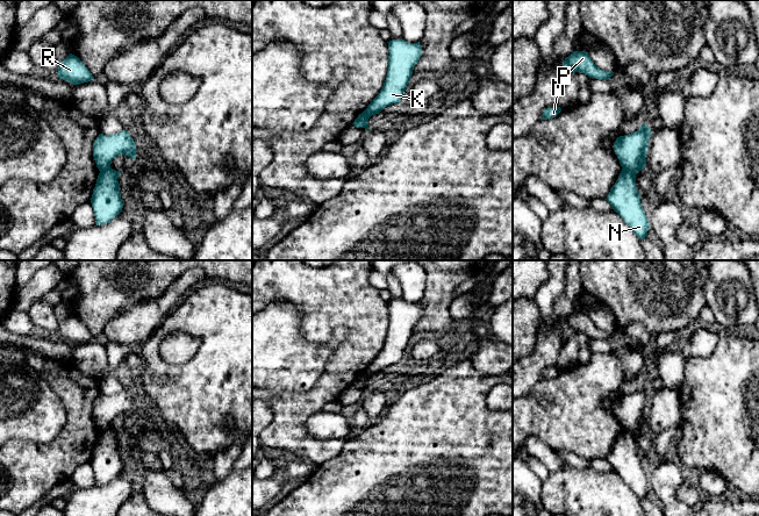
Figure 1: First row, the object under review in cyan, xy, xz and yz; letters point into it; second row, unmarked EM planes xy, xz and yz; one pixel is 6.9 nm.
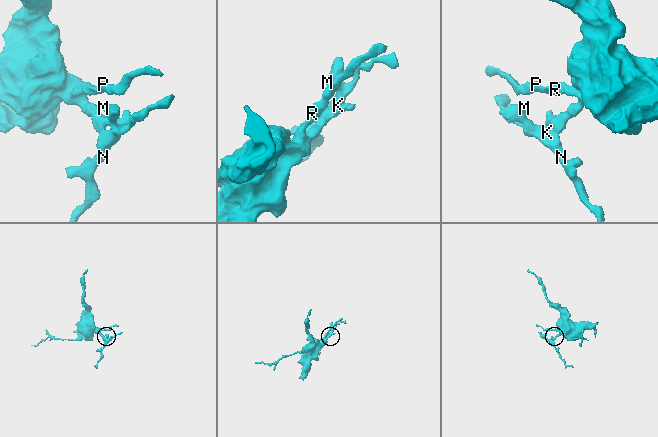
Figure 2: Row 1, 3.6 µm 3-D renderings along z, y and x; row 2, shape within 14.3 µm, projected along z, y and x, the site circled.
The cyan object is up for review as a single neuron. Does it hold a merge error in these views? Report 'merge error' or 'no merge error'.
merge error

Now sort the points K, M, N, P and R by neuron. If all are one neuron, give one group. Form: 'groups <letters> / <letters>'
groups K M N / P R

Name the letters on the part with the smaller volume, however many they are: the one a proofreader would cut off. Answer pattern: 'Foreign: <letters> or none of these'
Foreign: K, M, N

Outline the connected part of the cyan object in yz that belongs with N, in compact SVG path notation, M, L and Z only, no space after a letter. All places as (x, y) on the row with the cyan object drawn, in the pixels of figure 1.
M622 169L606 200L640 241L647 236L651 227L640 203L640 194L636 187L636 174Z

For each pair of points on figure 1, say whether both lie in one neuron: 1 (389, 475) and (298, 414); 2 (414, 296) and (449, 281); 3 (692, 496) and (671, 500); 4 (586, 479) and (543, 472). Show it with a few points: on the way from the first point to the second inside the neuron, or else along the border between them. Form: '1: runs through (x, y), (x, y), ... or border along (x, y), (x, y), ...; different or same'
1: border along (346, 439), (343, 449), (323, 463); different
2: border along (425, 272), (425, 291), (419, 301); different
3: border along (685, 482), (677, 491), (677, 497), (682, 503); different
4: border along (550, 472), (543, 481); different

